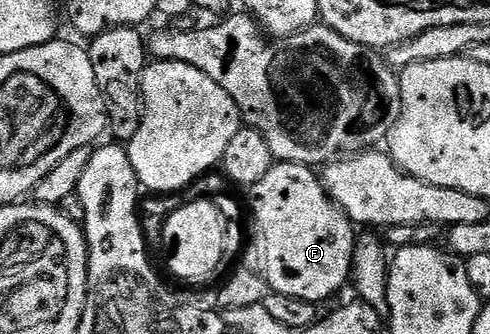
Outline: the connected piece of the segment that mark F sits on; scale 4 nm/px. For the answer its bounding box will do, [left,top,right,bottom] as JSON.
[250,162,358,305]

